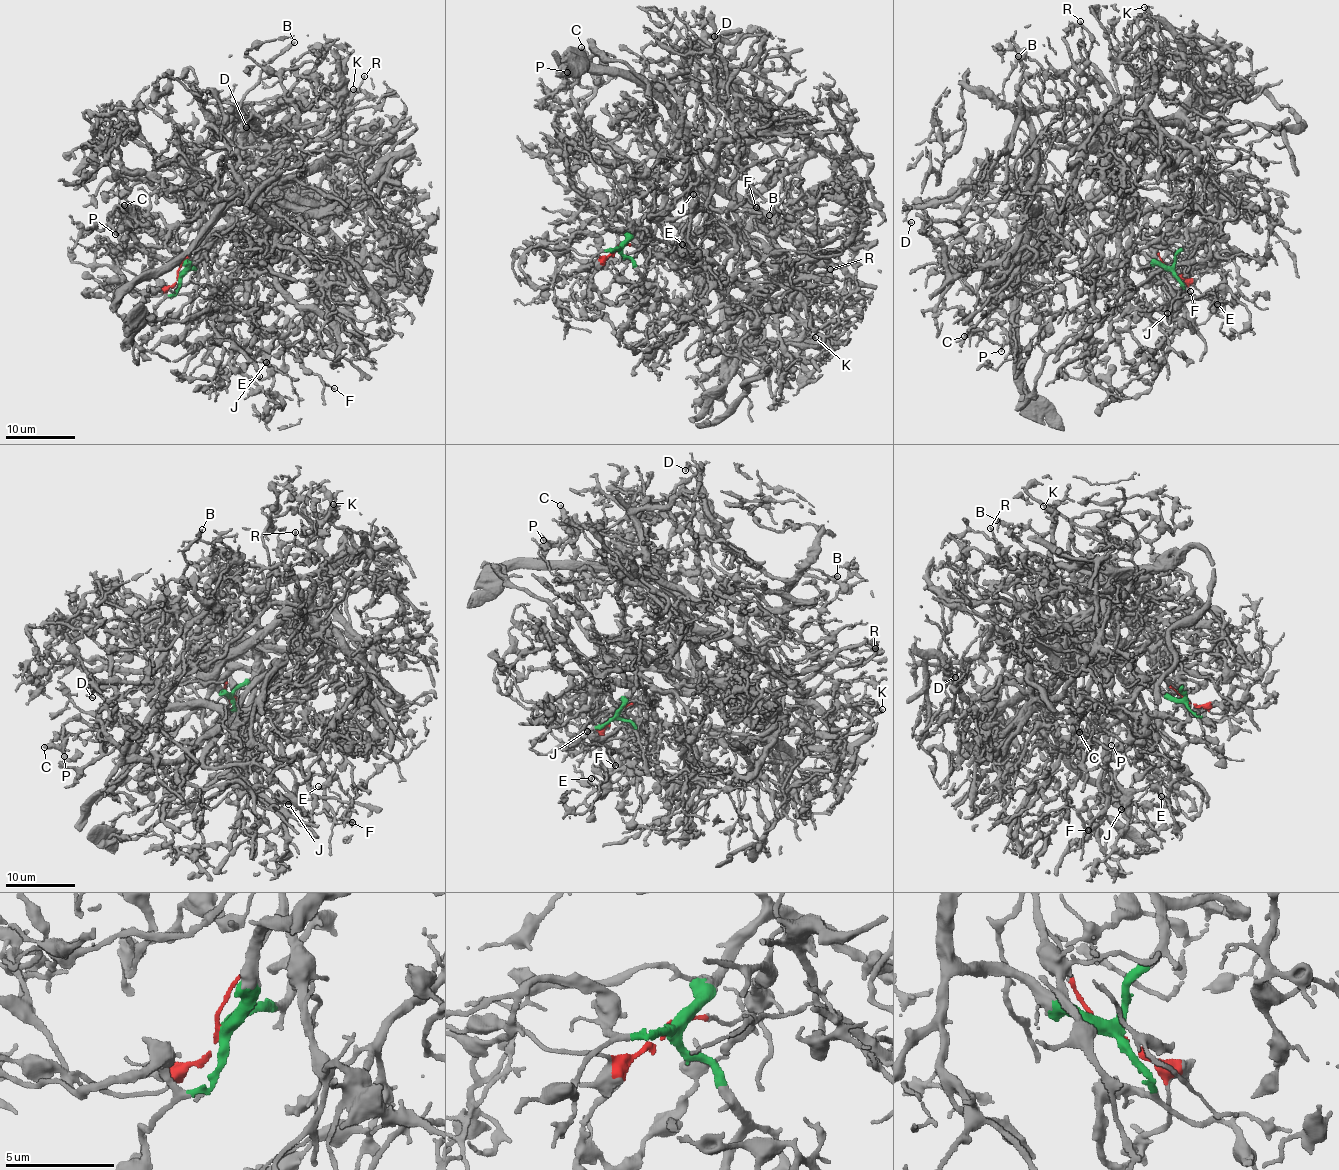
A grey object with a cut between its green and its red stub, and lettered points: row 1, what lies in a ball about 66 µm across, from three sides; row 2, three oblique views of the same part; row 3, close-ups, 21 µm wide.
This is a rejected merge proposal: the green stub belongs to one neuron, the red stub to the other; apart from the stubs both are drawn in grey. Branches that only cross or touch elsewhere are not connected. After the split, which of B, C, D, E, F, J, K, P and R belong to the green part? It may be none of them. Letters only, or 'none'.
C, K, P, R

